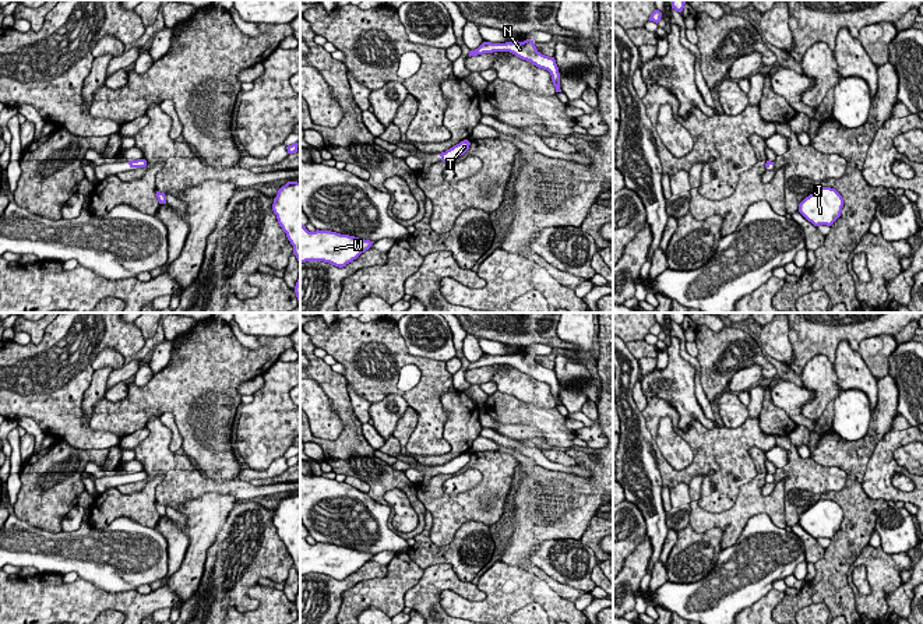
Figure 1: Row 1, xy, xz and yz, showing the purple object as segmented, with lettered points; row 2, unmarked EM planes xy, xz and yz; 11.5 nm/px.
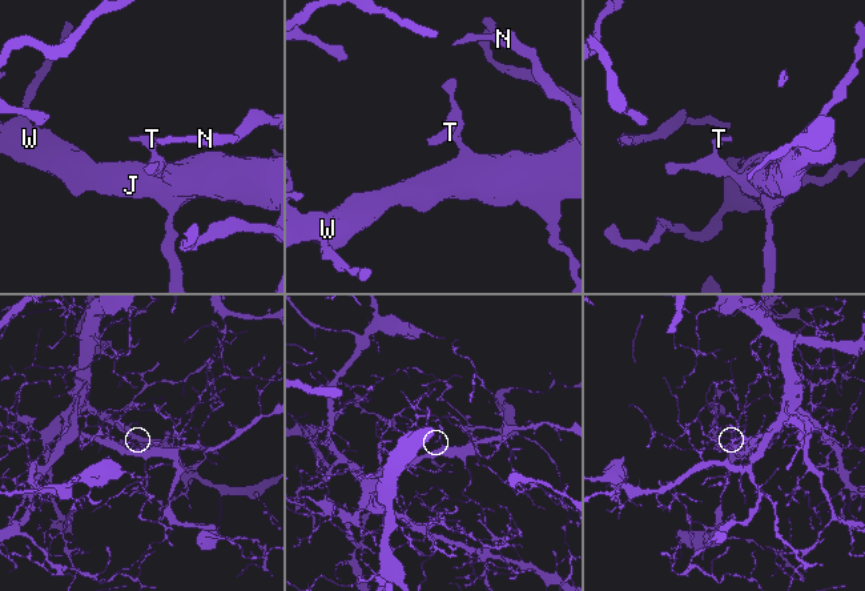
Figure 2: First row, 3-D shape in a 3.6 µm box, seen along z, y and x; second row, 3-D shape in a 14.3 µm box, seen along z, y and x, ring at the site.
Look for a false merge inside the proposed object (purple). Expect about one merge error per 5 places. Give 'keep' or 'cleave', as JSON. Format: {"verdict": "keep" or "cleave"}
{"verdict": "keep"}

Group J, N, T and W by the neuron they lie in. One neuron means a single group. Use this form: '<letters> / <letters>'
J N T W

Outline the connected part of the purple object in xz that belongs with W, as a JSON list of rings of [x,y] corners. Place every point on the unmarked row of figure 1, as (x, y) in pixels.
[[[300,537],[300,577],[324,574],[342,581],[369,563],[373,556],[331,543],[309,544]]]

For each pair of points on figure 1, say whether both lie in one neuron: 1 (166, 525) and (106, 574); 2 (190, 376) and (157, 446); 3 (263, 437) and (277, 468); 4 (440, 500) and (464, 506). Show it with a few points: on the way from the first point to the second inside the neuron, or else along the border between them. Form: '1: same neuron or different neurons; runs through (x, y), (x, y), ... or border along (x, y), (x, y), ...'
1: different neurons; border along (154, 528), (166, 542), (168, 563)
2: different neurons; border along (158, 416), (152, 416), (145, 426)
3: different neurons; border along (282, 455), (277, 457), (264, 469), (247, 468)
4: same neuron; runs through (446, 506), (458, 506)

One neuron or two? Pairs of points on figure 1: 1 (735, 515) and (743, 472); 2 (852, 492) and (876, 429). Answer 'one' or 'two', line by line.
1: two
2: one

